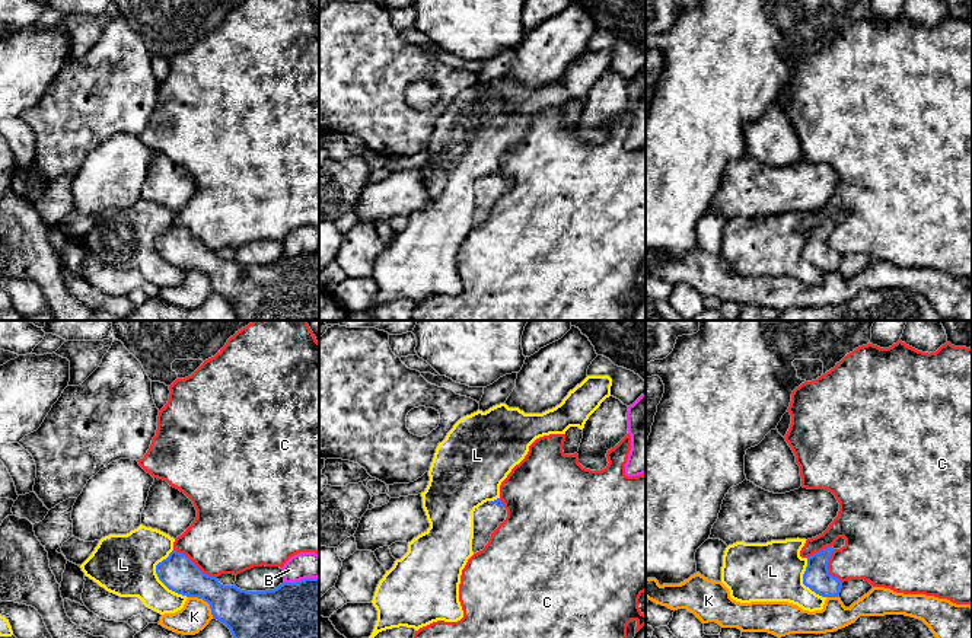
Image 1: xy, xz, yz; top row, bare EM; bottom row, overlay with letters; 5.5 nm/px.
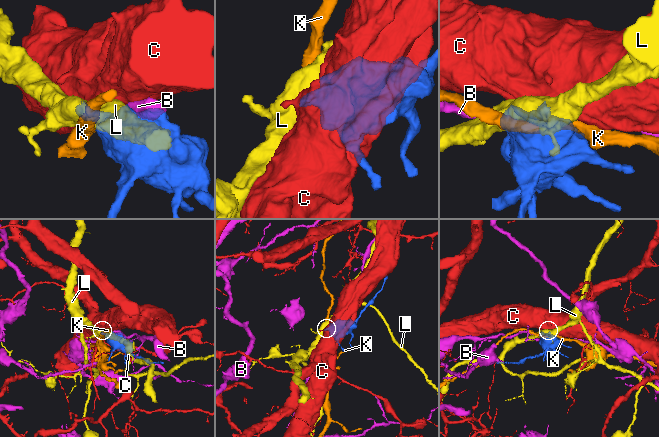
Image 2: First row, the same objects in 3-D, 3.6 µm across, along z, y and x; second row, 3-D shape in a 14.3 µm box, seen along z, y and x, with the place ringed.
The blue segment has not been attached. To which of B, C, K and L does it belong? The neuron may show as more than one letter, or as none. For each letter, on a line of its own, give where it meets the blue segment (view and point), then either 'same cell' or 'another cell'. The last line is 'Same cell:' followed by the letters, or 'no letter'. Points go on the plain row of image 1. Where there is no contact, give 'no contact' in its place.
B: xy (300, 254) | another cell
C: xy (194, 238) | another cell
K: xy (204, 274) | another cell
L: xy (158, 249) | another cell
Same cell: no letter

